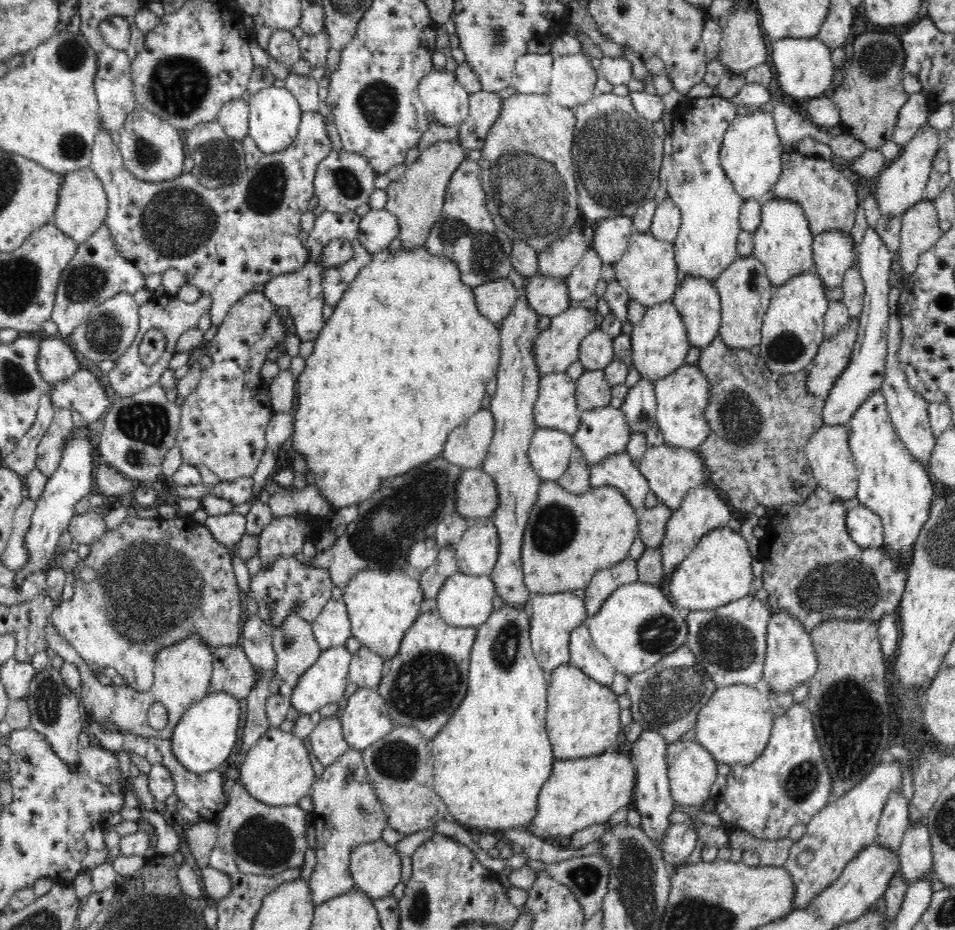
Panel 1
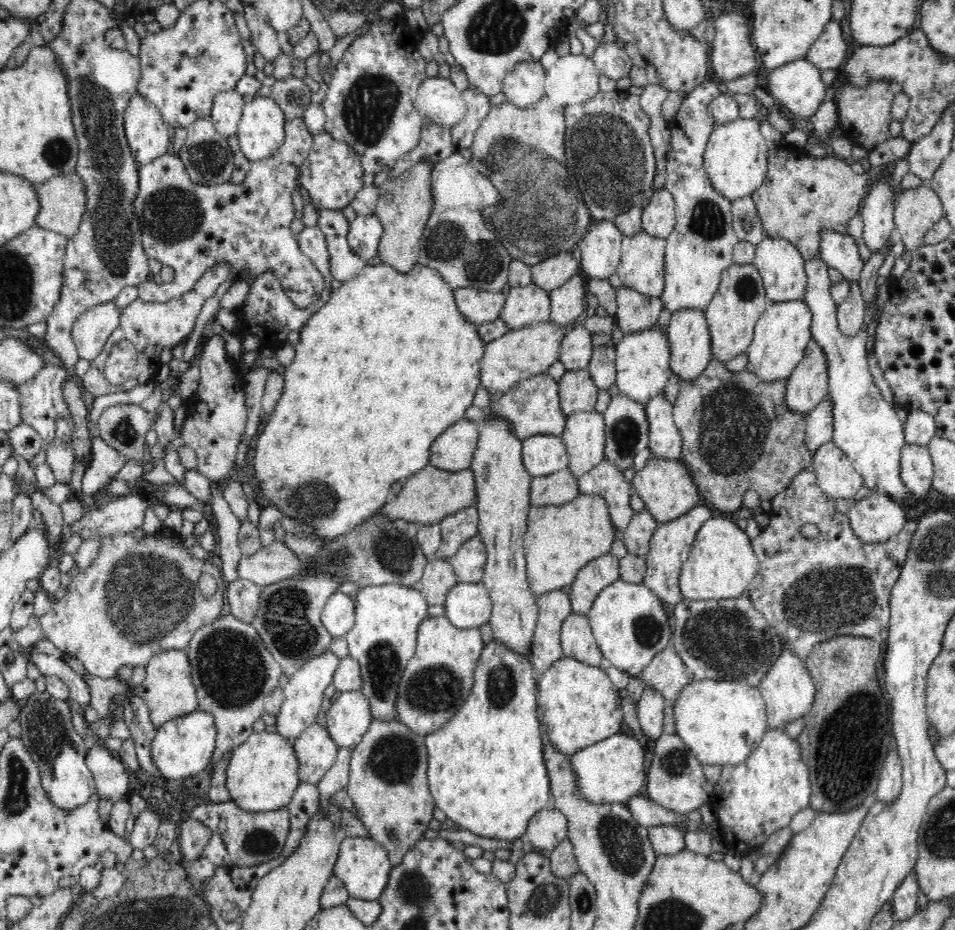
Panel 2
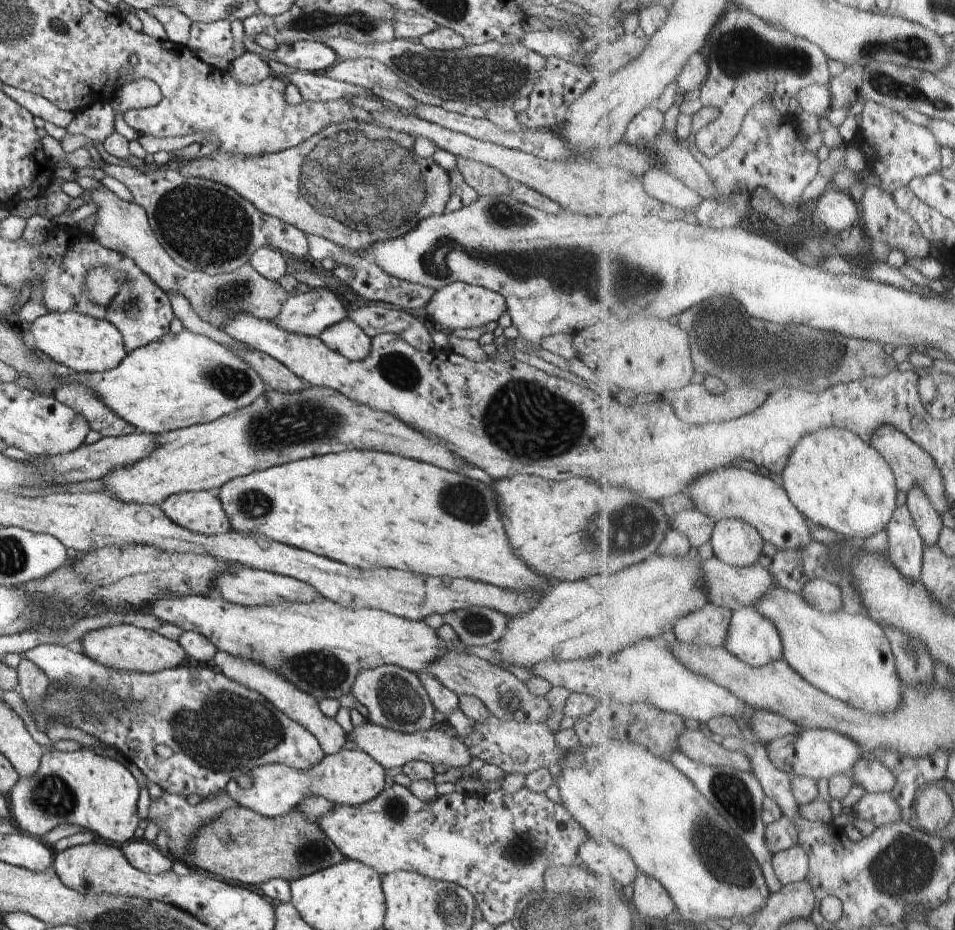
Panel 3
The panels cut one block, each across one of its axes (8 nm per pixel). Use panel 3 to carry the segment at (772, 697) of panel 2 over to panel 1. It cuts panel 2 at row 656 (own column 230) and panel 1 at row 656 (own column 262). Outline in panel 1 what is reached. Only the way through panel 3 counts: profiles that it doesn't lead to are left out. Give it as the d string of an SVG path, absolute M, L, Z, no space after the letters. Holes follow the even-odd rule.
M786 611L772 612L767 624L766 644L763 678L769 684L770 691L783 693L795 690L800 684L808 684L817 671L818 661L810 633L796 616Z

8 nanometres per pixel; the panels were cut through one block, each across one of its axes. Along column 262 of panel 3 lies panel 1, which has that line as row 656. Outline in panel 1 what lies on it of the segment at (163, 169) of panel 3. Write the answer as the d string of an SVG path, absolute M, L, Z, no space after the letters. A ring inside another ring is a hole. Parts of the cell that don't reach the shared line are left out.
M220 646L212 648L212 678L210 678L209 692L232 693L238 701L246 698L258 677L276 678L274 670L255 670L239 646Z

